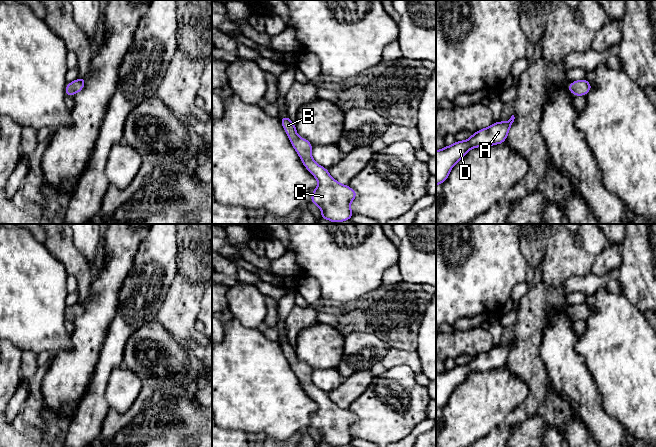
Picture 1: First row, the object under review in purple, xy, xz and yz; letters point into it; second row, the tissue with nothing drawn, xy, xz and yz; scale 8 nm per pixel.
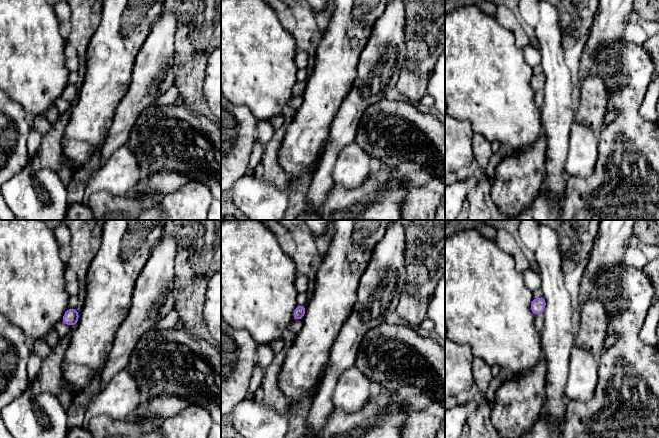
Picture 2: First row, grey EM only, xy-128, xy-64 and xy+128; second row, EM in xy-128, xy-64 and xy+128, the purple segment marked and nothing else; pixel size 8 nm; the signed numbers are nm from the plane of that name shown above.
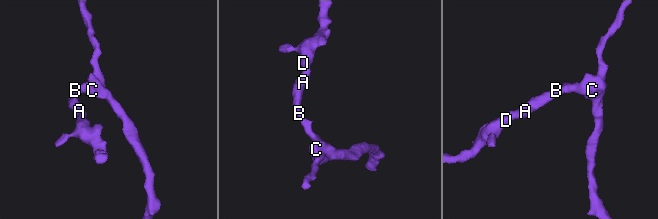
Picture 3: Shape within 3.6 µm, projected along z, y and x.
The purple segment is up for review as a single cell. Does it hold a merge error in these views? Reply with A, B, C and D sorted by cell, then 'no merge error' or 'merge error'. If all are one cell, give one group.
A B C D; no merge error

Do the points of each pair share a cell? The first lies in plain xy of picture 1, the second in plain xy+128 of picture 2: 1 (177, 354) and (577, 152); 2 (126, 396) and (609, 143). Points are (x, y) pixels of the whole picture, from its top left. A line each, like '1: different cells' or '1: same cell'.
1: different cells
2: different cells

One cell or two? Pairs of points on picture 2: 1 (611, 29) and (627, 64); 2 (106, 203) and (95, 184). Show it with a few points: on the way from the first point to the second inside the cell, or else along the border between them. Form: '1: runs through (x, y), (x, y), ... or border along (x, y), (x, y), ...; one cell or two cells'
1: border along (624, 39), (615, 45), (602, 47), (596, 52); two cells
2: border along (122, 193), (95, 191), (85, 201); two cells

